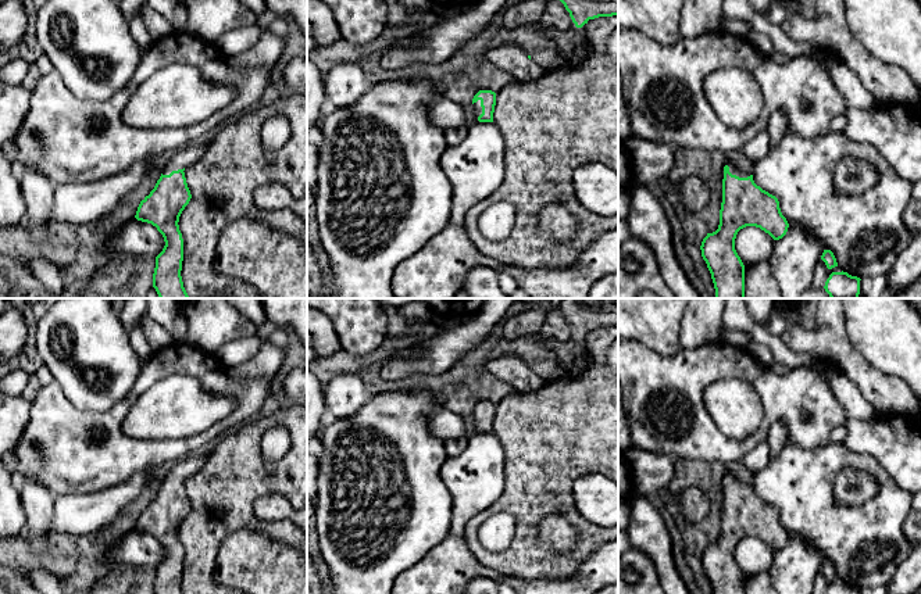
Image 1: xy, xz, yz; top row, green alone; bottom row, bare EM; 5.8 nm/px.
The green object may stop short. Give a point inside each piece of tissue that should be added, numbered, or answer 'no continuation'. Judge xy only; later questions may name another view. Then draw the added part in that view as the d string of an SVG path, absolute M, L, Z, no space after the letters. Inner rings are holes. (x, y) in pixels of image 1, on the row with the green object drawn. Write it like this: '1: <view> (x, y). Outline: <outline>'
1: xy (184, 157). Outline: M207 137L193 143L185 148L181 148L176 151L176 154L168 161L165 168L163 169L163 175L169 175L172 171L183 169L186 168L190 162L199 160L203 157L206 148L208 147L208 140Z

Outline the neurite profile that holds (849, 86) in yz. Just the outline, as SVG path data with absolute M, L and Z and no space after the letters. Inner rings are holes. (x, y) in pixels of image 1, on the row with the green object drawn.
M824 54L821 58L815 58L814 61L829 74L847 107L872 108L879 104L879 101L865 90L854 72L836 57Z

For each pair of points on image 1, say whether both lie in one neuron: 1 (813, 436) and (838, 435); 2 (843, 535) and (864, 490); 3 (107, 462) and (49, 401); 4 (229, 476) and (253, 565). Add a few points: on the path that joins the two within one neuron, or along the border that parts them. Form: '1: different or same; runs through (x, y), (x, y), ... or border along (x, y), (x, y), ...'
1: different; border along (843, 423), (834, 429), (831, 440)
2: different; border along (878, 482), (878, 491), (861, 504), (834, 503)
3: same; runs through (90, 453), (59, 418)
4: different; border along (274, 539), (253, 528), (235, 528), (218, 548)

